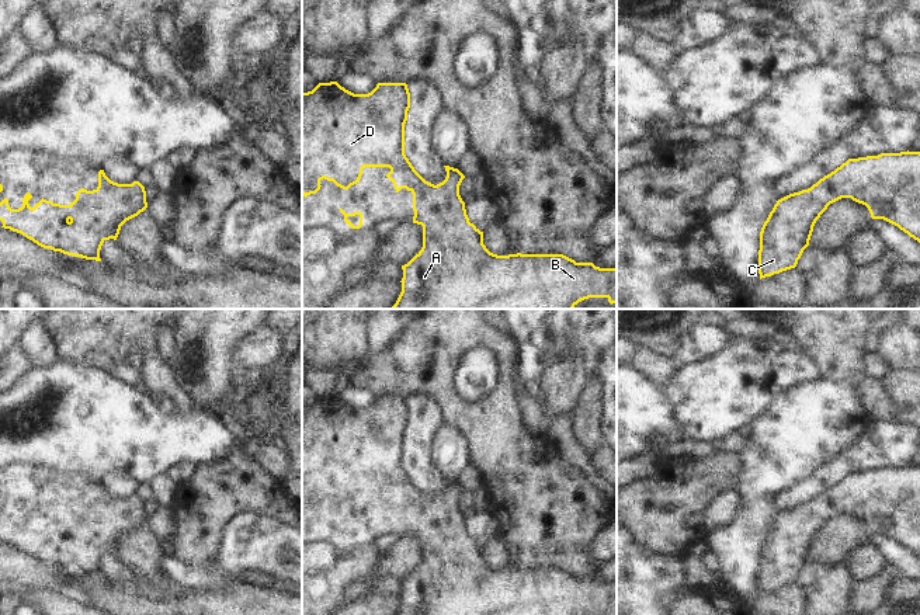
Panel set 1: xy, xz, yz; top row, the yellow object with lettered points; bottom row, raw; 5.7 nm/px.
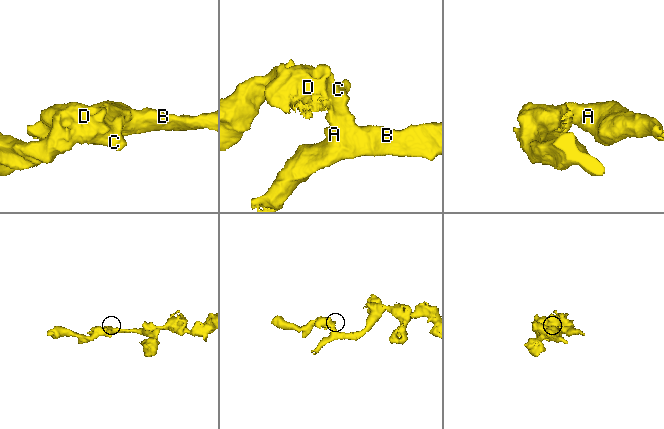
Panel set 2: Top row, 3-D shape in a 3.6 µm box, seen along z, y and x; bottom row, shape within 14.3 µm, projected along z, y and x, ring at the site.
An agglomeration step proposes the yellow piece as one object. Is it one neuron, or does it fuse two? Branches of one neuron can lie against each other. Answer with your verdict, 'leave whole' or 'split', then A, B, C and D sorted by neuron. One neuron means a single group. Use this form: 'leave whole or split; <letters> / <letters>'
leave whole; A B C D

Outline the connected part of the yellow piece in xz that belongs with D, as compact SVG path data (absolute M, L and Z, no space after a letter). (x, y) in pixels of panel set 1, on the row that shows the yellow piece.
M337 81L319 83L312 91L302 93L302 195L306 198L320 190L324 178L348 190L360 183L364 167L389 167L386 177L396 192L406 188L413 194L413 223L423 226L423 247L405 265L402 292L390 309L573 309L589 298L607 298L617 303L617 267L600 268L593 263L576 263L563 254L508 254L497 256L483 244L483 232L469 222L459 185L465 176L444 166L447 177L434 185L426 181L405 154L405 124L410 108L406 83L378 83L368 94L354 94Z

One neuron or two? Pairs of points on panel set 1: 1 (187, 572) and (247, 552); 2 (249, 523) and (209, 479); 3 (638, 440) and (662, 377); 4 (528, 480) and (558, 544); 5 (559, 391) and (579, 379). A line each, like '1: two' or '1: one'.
1: one
2: two
3: two
4: one
5: one

